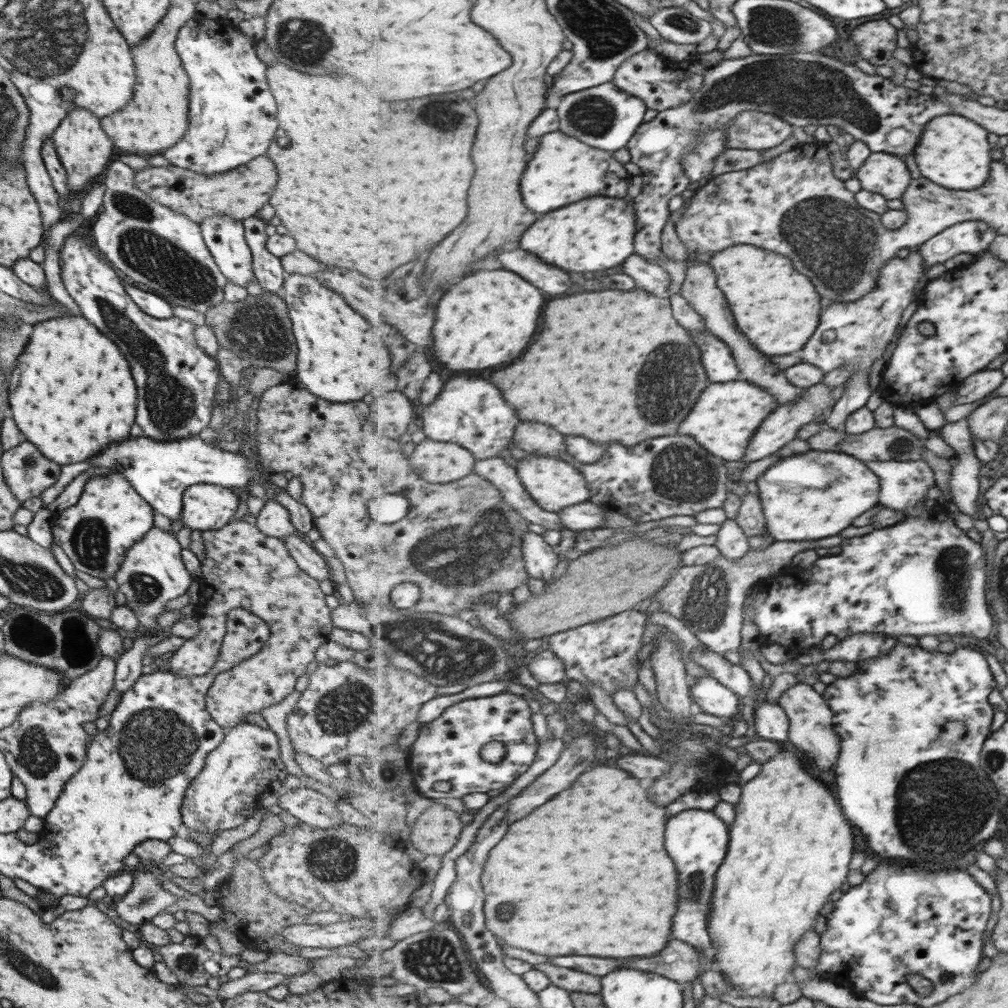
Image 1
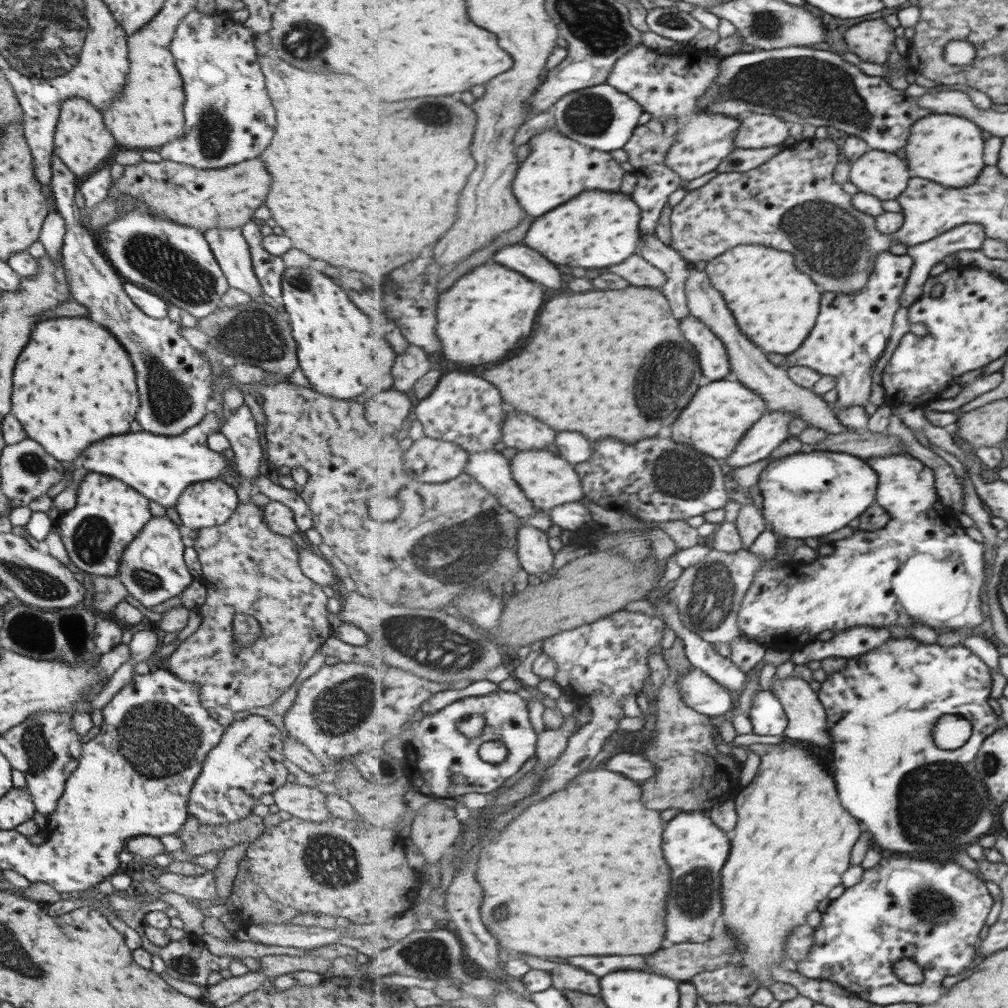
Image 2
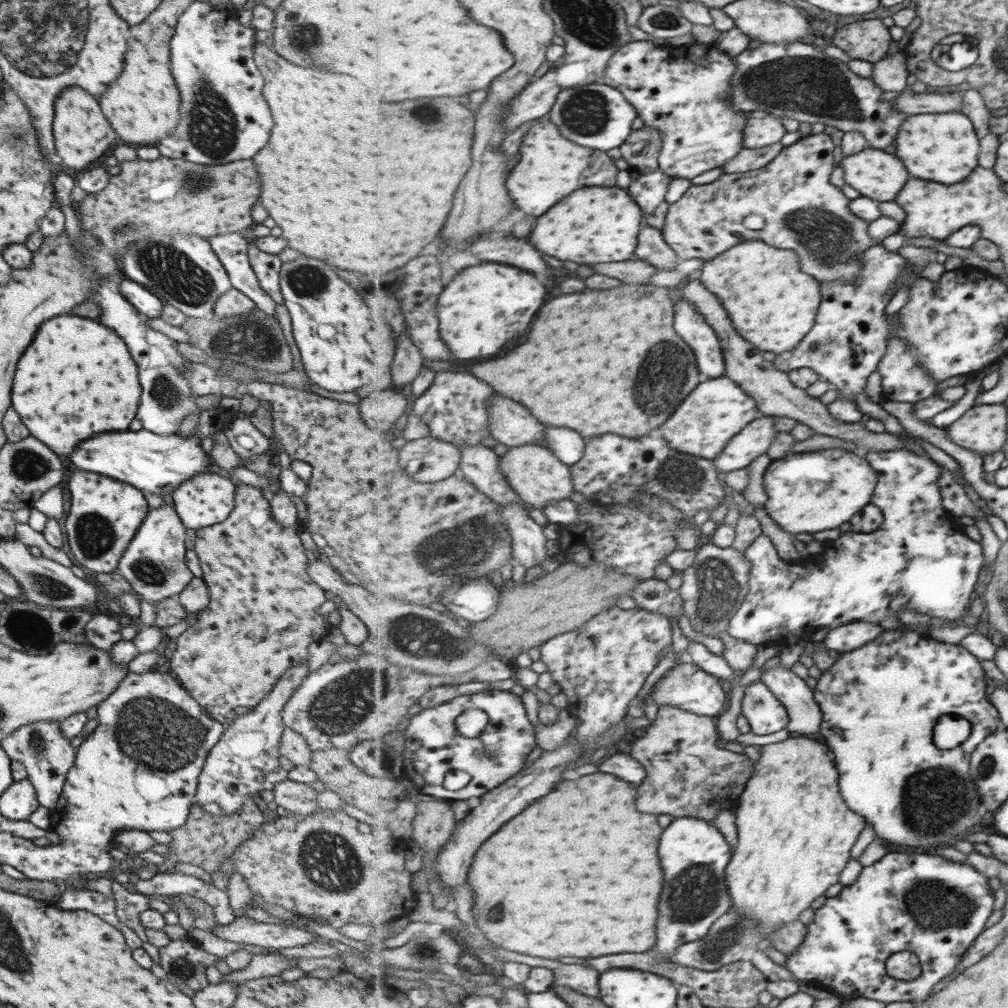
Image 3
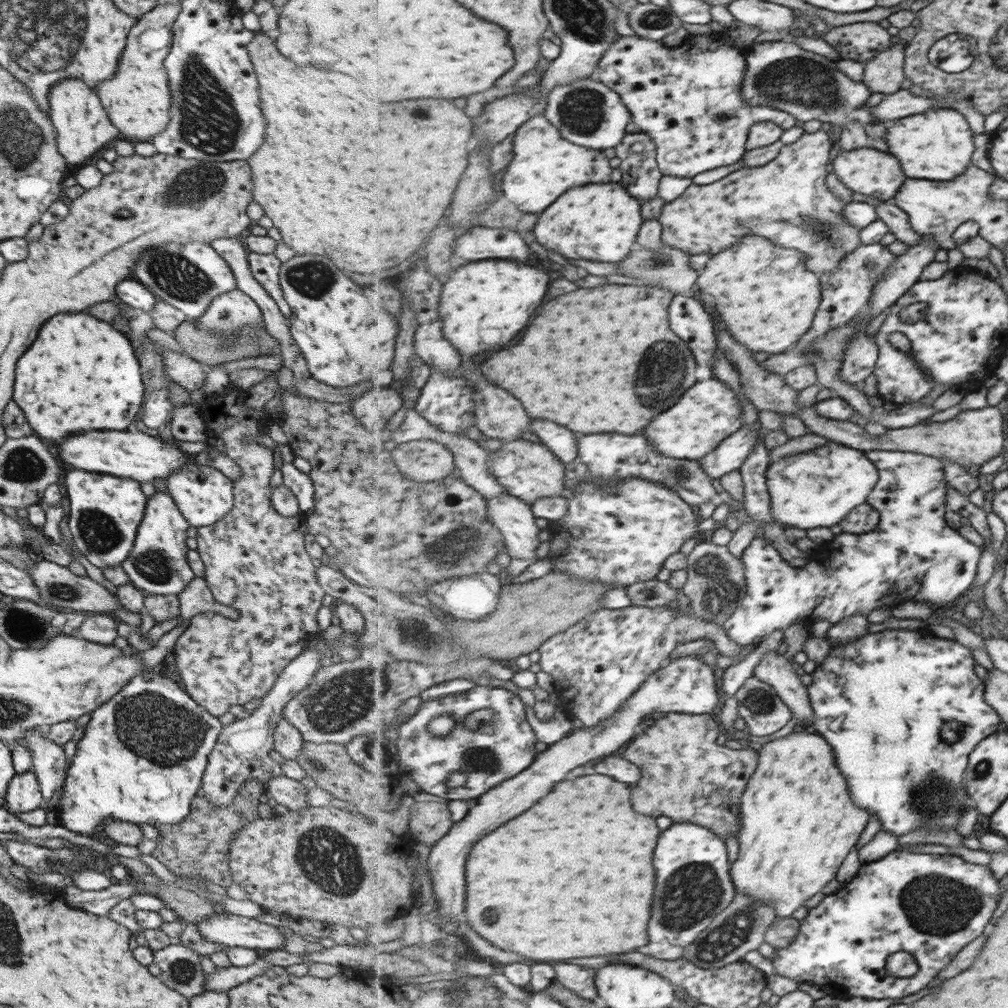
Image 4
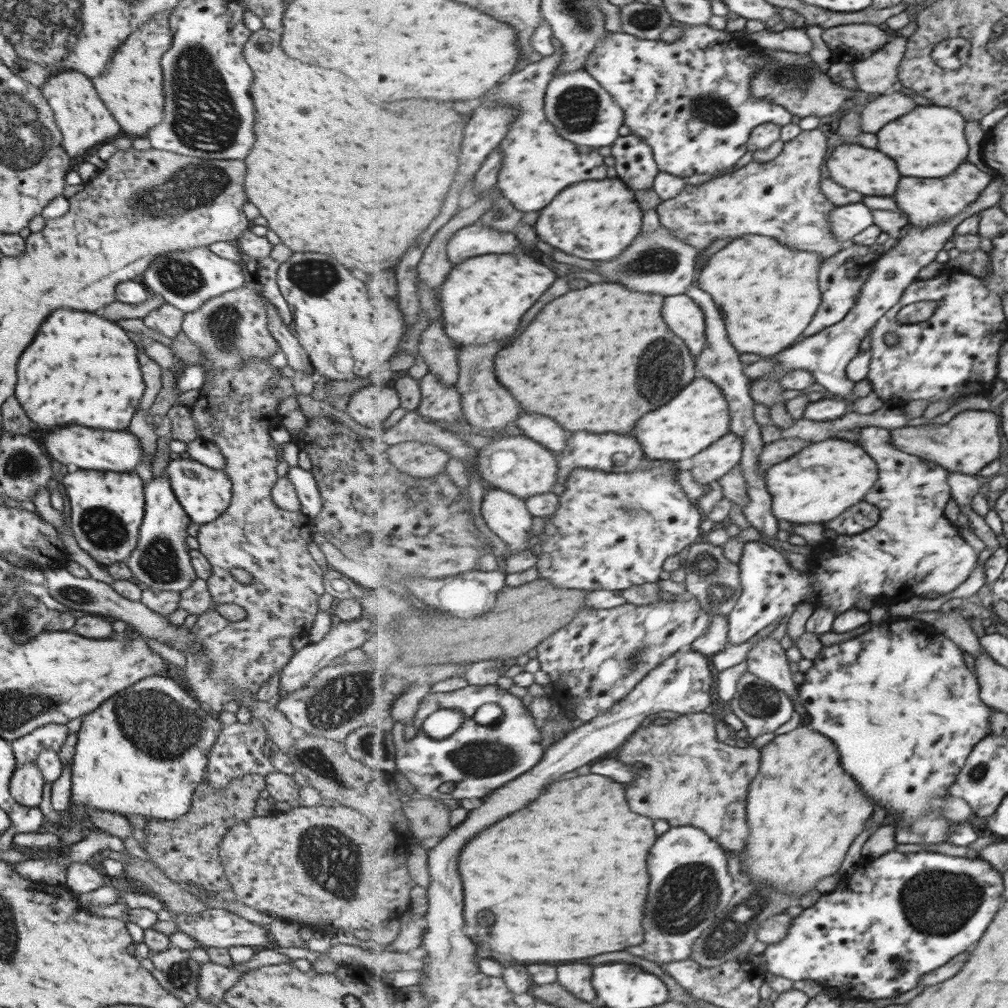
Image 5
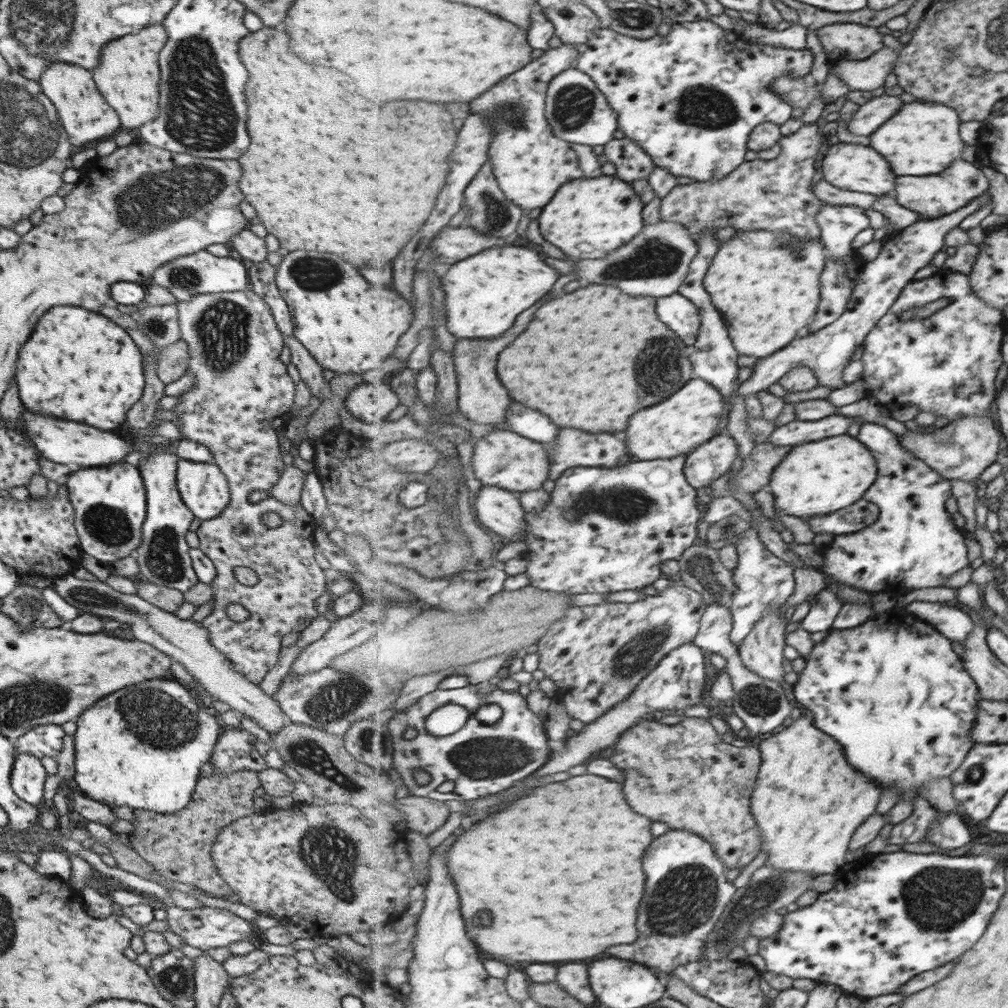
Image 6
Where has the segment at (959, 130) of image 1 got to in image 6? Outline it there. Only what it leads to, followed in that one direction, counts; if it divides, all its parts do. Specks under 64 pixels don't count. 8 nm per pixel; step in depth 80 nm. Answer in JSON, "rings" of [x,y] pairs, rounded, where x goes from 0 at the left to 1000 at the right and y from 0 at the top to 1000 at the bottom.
{"rings":[[[905,100],[898,102],[864,134],[862,144],[870,147],[870,151],[886,163],[886,171],[890,171],[890,175],[926,175],[953,158],[958,144],[951,131],[953,121],[951,112],[941,104]]]}

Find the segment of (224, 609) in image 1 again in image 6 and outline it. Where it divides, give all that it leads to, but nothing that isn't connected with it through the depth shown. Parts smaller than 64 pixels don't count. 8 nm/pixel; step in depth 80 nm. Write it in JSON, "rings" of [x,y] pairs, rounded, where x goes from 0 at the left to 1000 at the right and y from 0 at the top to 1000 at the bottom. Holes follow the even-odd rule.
{"rings":[[[245,286],[239,289],[231,290],[218,290],[218,291],[195,291],[194,293],[188,294],[188,300],[178,300],[174,303],[176,306],[176,318],[177,326],[179,329],[179,336],[184,338],[185,341],[185,367],[191,371],[192,379],[191,382],[177,393],[177,398],[169,405],[177,415],[177,427],[181,431],[182,436],[188,437],[189,438],[197,438],[197,441],[205,443],[209,453],[211,455],[212,461],[221,469],[224,474],[227,487],[227,496],[223,501],[223,504],[204,517],[199,517],[196,524],[194,525],[194,531],[196,532],[197,542],[196,545],[211,559],[214,565],[213,573],[208,577],[209,583],[211,584],[210,597],[211,606],[207,608],[197,619],[204,623],[206,627],[207,637],[211,640],[211,643],[215,647],[223,651],[223,655],[229,657],[229,663],[233,666],[237,666],[237,669],[241,673],[245,673],[249,679],[256,681],[259,675],[262,673],[265,666],[269,665],[275,655],[277,655],[277,647],[279,647],[279,642],[277,641],[277,636],[281,629],[285,627],[297,627],[301,625],[309,616],[313,613],[315,608],[313,606],[313,593],[321,587],[322,576],[320,571],[320,566],[317,562],[313,559],[311,555],[312,549],[312,527],[314,525],[315,516],[312,515],[303,505],[298,501],[282,501],[279,497],[276,497],[271,491],[269,491],[268,485],[277,476],[278,469],[282,466],[281,458],[279,457],[279,448],[277,448],[277,438],[275,438],[275,430],[282,423],[284,417],[289,415],[288,405],[291,401],[291,378],[285,372],[283,368],[283,362],[277,358],[277,349],[281,345],[282,337],[275,327],[273,318],[271,318],[270,313],[268,312],[265,302],[262,300],[261,296],[255,294],[249,286]],[[262,508],[273,508],[279,513],[279,521],[273,524],[263,523],[259,519],[259,510]],[[235,562],[241,562],[241,563],[247,563],[251,565],[255,571],[255,577],[250,581],[239,580],[233,574],[231,570],[231,563]],[[227,599],[239,599],[245,607],[247,607],[247,612],[238,617],[232,617],[228,615],[225,610],[223,610],[223,602]]]}

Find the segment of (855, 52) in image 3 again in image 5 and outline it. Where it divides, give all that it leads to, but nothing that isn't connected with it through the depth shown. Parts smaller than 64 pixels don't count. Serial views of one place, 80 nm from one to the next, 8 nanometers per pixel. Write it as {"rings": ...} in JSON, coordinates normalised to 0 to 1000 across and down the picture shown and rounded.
{"rings":[[[842,24],[820,28],[816,38],[822,44],[828,62],[844,63],[866,56],[882,42],[880,32],[866,24]]]}

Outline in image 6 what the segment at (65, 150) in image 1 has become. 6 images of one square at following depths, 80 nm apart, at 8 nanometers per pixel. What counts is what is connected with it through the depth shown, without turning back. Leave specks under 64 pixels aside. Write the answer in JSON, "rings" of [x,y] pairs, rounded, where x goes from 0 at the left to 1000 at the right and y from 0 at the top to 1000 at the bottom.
{"rings":[[[55,61],[48,63],[37,80],[42,92],[56,107],[58,123],[66,132],[72,150],[111,137],[120,129],[116,113],[104,103],[104,98],[94,87],[91,70],[85,70],[84,67],[73,63]]]}

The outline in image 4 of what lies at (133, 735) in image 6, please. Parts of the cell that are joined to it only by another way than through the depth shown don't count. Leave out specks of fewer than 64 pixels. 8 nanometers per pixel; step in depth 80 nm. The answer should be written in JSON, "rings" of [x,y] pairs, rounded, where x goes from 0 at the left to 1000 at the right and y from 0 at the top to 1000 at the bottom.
{"rings":[[[142,665],[140,670],[132,672],[124,682],[110,690],[110,693],[99,698],[89,709],[82,729],[75,736],[74,747],[67,762],[62,740],[44,730],[46,721],[35,721],[27,725],[22,732],[15,734],[21,735],[30,744],[29,765],[33,765],[35,774],[38,774],[44,798],[63,776],[62,789],[58,794],[60,799],[55,803],[57,813],[55,817],[75,827],[88,831],[98,829],[96,832],[102,833],[105,830],[99,817],[104,813],[148,819],[179,816],[186,810],[188,797],[197,787],[205,749],[220,724],[216,712],[207,709],[168,672],[156,670],[152,665]]]}

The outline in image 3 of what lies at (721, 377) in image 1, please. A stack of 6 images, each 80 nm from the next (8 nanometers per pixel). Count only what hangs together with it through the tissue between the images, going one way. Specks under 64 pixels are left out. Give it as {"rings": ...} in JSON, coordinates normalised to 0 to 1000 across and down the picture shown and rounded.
{"rings":[[[678,296],[671,304],[670,324],[678,337],[687,343],[694,369],[705,376],[720,371],[720,357],[714,334],[689,302]]]}

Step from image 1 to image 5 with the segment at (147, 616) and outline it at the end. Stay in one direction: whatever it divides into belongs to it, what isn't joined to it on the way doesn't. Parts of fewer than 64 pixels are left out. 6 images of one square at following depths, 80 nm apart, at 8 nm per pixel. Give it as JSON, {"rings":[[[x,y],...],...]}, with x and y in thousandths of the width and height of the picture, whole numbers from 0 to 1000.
{"rings":[[[166,469],[150,473],[141,483],[143,509],[137,535],[123,558],[131,567],[131,575],[139,582],[148,582],[155,586],[184,585],[194,574],[188,561],[188,545],[184,539],[184,524],[188,516],[170,486]]]}

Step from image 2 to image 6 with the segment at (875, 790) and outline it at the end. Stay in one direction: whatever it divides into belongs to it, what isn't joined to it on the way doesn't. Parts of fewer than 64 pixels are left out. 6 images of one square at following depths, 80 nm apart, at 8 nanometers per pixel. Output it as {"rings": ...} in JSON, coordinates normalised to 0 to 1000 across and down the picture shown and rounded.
{"rings":[[[902,609],[896,611],[900,621],[872,621],[872,625],[864,625],[864,615],[854,619],[852,623],[824,624],[821,631],[810,639],[808,647],[800,653],[800,662],[793,669],[794,672],[788,680],[788,691],[794,699],[800,701],[802,707],[807,711],[807,716],[811,716],[811,722],[816,726],[822,726],[824,730],[828,728],[828,734],[838,738],[838,746],[842,746],[842,756],[858,766],[860,770],[866,770],[874,780],[888,780],[895,783],[893,788],[896,795],[904,796],[906,800],[906,790],[910,787],[918,793],[919,785],[916,779],[926,772],[936,772],[942,770],[956,757],[957,751],[964,744],[967,738],[964,733],[964,724],[969,720],[969,710],[971,710],[972,684],[968,676],[957,664],[956,656],[951,653],[951,649],[945,645],[945,636],[938,632],[928,620],[912,613],[904,613]]]}

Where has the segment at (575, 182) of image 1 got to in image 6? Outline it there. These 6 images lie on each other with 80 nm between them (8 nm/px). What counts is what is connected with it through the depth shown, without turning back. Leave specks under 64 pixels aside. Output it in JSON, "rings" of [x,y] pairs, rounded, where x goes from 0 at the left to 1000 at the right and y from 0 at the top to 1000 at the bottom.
{"rings":[[[558,43],[555,48],[543,50],[521,67],[511,71],[509,75],[505,75],[501,83],[497,81],[493,85],[489,85],[487,91],[477,95],[477,99],[471,99],[471,103],[467,101],[466,111],[479,113],[481,117],[488,121],[490,136],[484,156],[495,185],[500,192],[503,192],[503,197],[509,198],[519,208],[529,208],[529,206],[543,204],[549,198],[549,194],[553,192],[553,188],[559,183],[563,183],[563,181],[566,181],[570,177],[592,177],[592,175],[598,173],[596,161],[594,161],[592,153],[588,152],[587,145],[570,143],[570,147],[574,147],[574,157],[572,157],[572,149],[568,147],[568,143],[564,143],[563,139],[559,139],[557,136],[552,135],[542,115],[542,94],[544,93],[546,82],[552,75],[566,68],[567,63],[573,60],[574,56],[575,50],[571,49],[570,45]]]}

